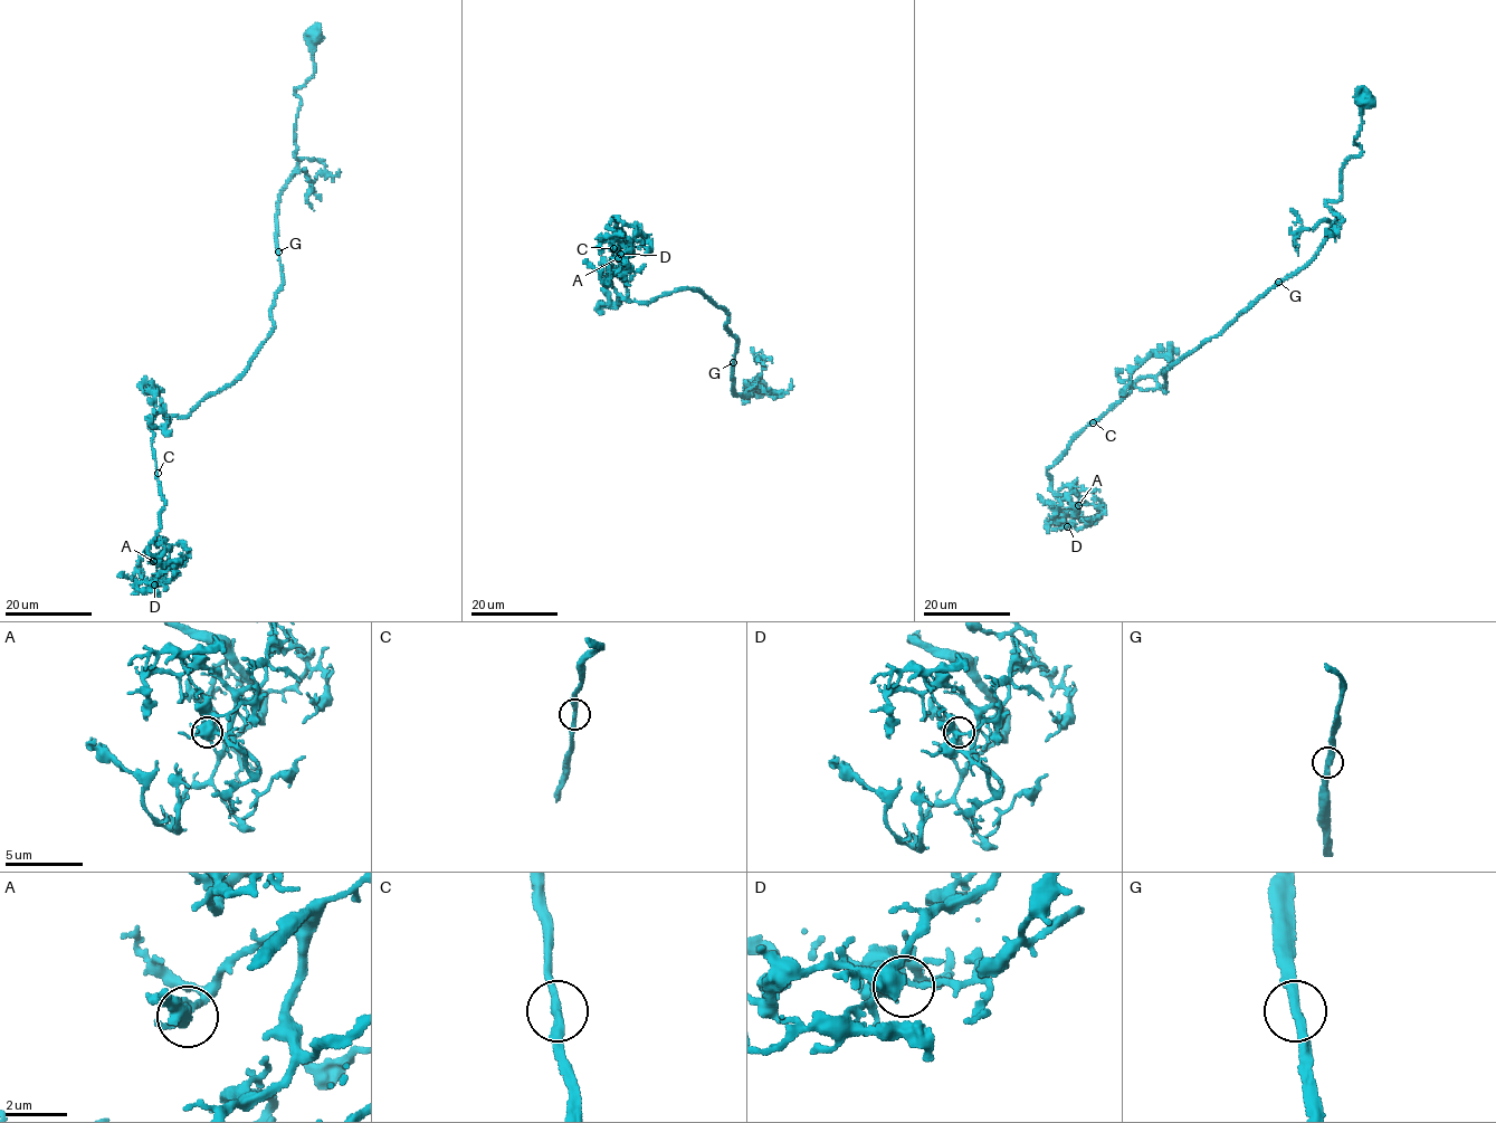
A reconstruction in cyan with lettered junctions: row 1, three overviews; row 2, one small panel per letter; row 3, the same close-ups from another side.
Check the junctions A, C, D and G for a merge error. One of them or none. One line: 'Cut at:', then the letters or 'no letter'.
Cut at: no letter

